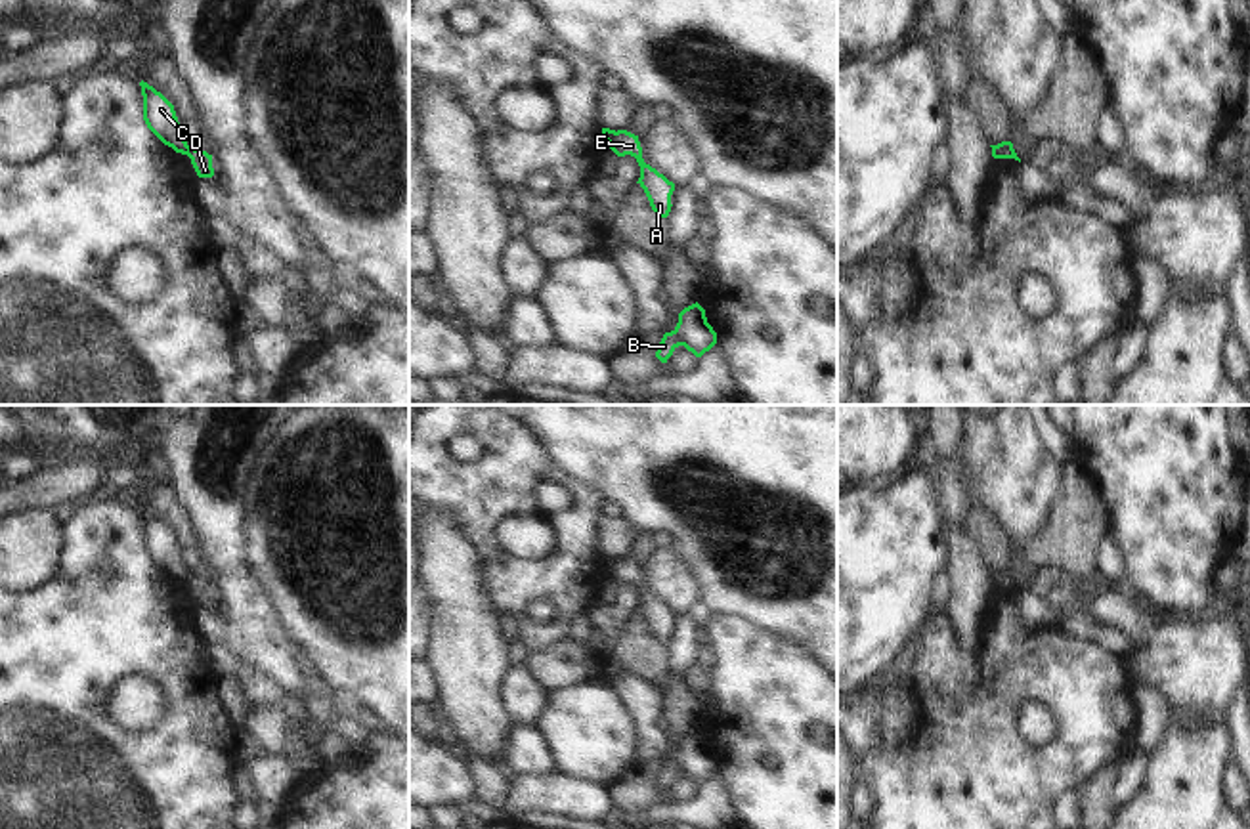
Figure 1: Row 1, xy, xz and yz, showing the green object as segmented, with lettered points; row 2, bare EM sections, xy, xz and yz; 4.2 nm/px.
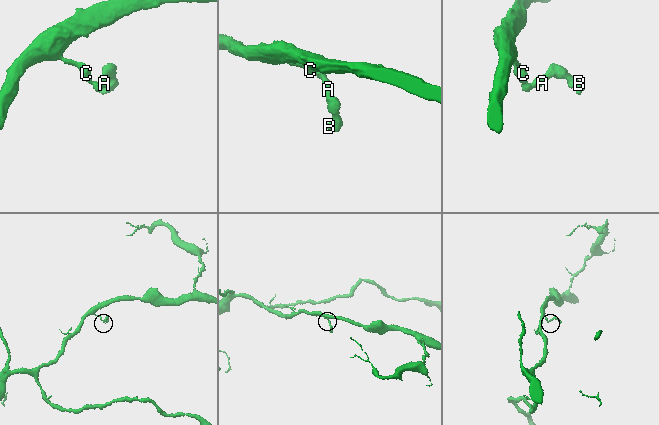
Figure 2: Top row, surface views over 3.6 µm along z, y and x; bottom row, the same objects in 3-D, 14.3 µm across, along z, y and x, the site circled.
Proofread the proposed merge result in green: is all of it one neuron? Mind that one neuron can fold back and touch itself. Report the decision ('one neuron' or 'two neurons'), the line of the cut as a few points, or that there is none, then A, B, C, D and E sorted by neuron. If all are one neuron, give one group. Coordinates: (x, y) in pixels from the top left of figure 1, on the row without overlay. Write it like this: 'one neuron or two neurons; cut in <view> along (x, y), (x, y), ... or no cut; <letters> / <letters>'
two neurons; cut in xy along (190, 575), (184, 581); A B D E / C

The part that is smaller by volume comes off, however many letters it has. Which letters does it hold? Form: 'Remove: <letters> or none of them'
Remove: A, B, D, E.

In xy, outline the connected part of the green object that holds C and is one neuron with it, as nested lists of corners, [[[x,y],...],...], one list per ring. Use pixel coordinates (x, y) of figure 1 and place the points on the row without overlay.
[[[140,510],[143,523],[143,548],[147,556],[176,581],[189,577],[174,539],[174,533],[147,510]]]

